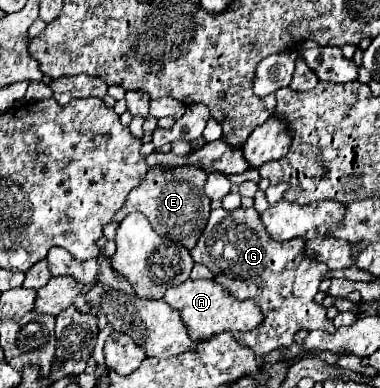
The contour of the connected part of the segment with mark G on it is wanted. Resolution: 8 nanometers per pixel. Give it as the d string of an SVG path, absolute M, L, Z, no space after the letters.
M224 208L212 210L200 240L190 254L194 262L204 264L214 274L214 280L220 282L230 296L236 300L252 300L260 306L264 316L262 324L250 332L232 334L236 342L254 350L260 368L264 366L264 356L272 350L288 348L298 330L336 330L332 320L326 316L326 308L314 300L328 268L320 264L318 256L306 252L304 240L272 240L254 208L238 208L232 212Z

